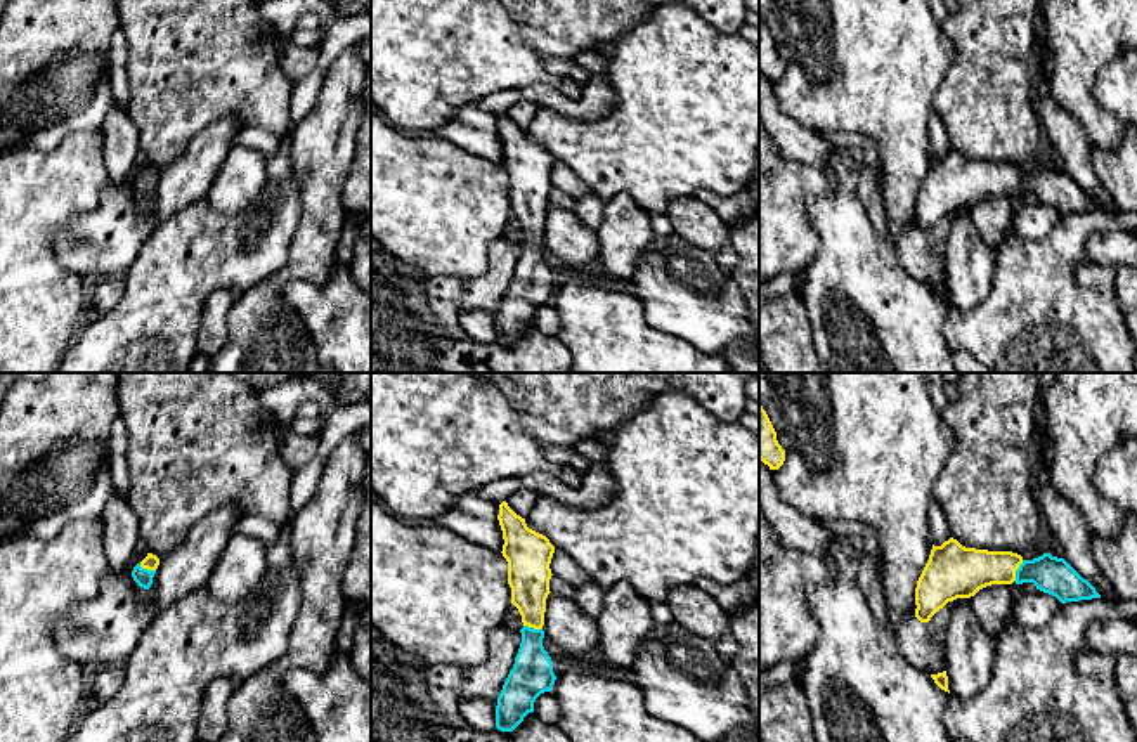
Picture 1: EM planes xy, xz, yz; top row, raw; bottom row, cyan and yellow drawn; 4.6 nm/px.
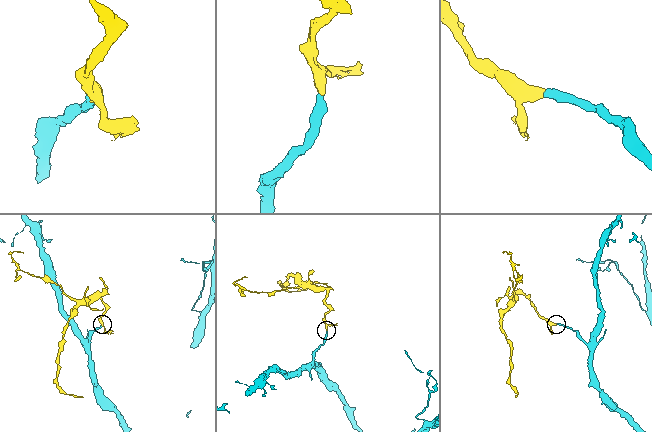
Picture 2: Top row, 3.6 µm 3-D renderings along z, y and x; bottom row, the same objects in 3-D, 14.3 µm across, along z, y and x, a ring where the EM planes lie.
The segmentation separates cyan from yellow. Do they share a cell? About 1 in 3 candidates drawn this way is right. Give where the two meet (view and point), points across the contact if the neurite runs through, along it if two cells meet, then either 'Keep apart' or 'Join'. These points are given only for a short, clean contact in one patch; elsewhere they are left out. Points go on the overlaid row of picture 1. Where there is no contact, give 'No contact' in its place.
Touches cyan at yz (1016, 571). Path across: yz (1051, 574), (1016, 571), (962, 571). Join

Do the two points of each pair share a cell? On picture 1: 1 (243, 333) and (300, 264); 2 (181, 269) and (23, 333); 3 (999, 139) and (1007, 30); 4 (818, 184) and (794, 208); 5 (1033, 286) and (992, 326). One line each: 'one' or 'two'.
1: one
2: two
3: one
4: one
5: one

